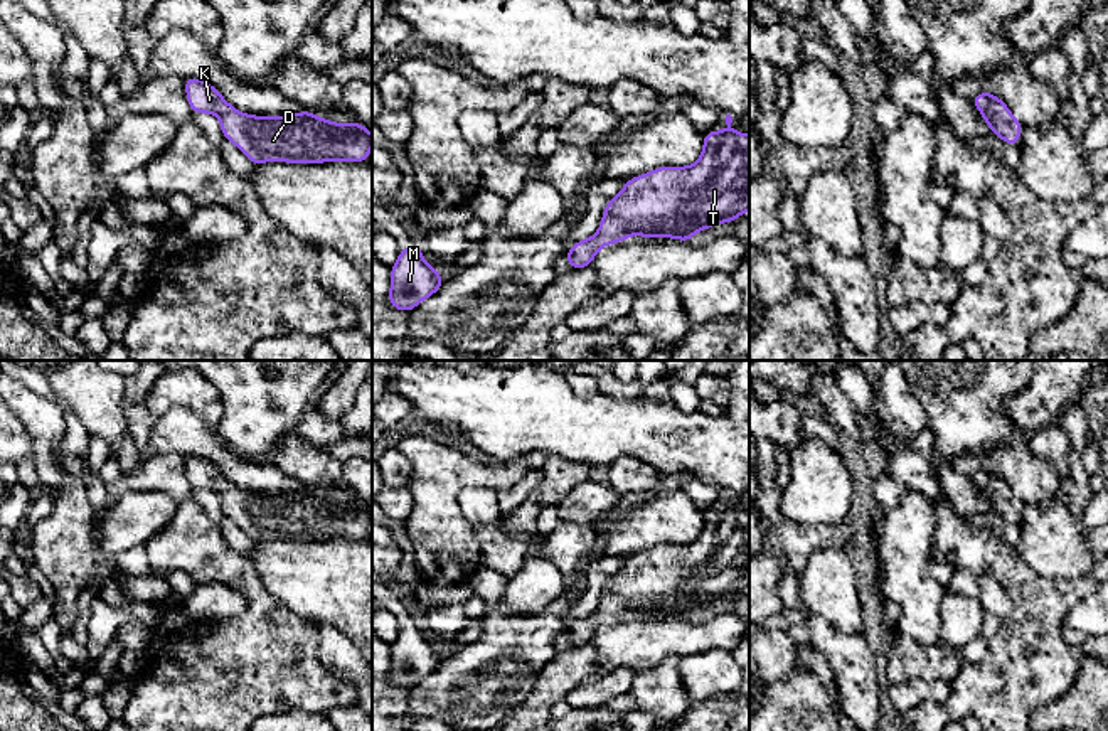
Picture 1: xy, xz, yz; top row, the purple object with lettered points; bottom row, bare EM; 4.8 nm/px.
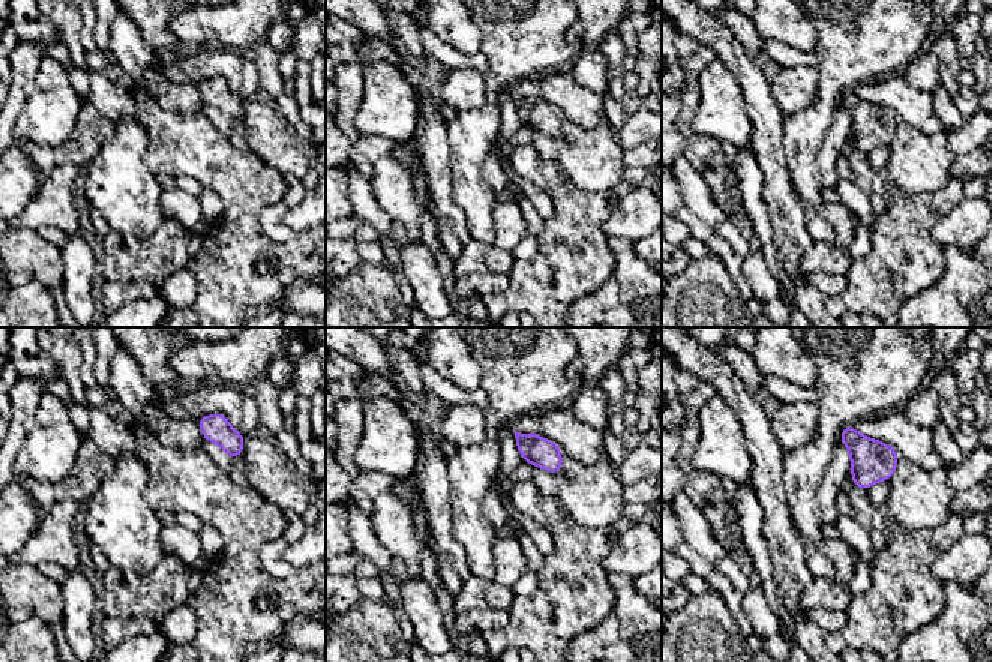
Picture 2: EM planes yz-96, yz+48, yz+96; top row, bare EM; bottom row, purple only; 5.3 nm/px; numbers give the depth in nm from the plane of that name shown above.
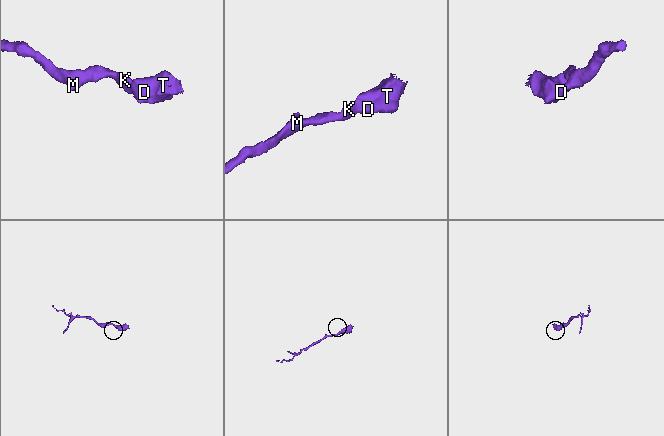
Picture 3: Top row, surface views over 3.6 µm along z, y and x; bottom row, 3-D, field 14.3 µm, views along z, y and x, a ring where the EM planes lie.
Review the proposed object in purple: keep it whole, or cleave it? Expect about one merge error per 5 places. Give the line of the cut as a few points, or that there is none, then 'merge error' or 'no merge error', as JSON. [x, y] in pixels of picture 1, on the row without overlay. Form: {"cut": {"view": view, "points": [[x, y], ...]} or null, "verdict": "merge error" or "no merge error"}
{"cut": null, "verdict": "no merge error"}

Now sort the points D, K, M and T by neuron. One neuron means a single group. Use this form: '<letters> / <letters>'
D K M T

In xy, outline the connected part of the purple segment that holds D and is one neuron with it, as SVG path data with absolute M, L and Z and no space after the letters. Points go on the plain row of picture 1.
M185 455L185 468L192 488L219 494L222 514L256 542L269 537L288 541L369 537L372 512L359 499L340 502L320 497L313 488L249 494L234 487L214 463L199 455Z

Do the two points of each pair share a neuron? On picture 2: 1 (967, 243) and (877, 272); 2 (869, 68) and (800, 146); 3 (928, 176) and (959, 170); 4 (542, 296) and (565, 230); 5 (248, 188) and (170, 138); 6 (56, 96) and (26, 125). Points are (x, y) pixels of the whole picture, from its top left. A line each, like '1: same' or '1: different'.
1: different
2: same
3: different
4: same
5: same
6: same

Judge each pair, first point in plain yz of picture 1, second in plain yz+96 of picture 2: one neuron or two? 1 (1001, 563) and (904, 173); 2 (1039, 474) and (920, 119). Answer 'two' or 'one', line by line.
1: two
2: one

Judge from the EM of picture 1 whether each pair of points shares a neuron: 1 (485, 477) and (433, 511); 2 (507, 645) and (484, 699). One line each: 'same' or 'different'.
1: same
2: same

